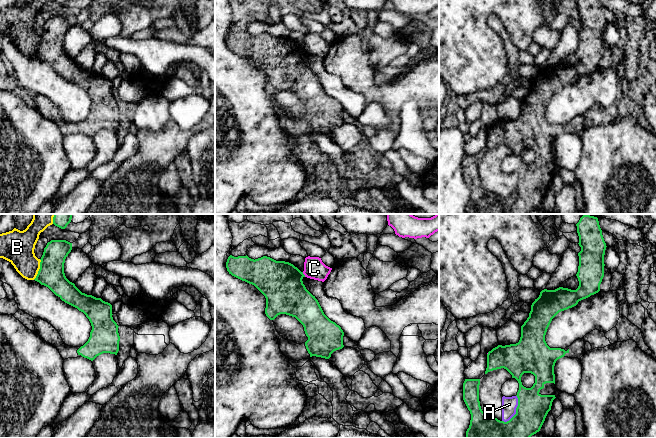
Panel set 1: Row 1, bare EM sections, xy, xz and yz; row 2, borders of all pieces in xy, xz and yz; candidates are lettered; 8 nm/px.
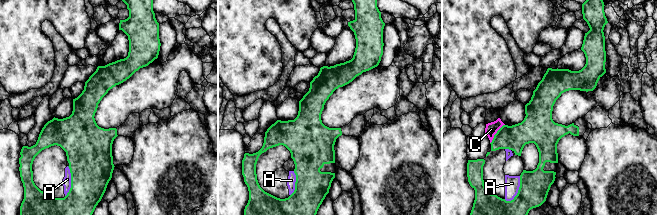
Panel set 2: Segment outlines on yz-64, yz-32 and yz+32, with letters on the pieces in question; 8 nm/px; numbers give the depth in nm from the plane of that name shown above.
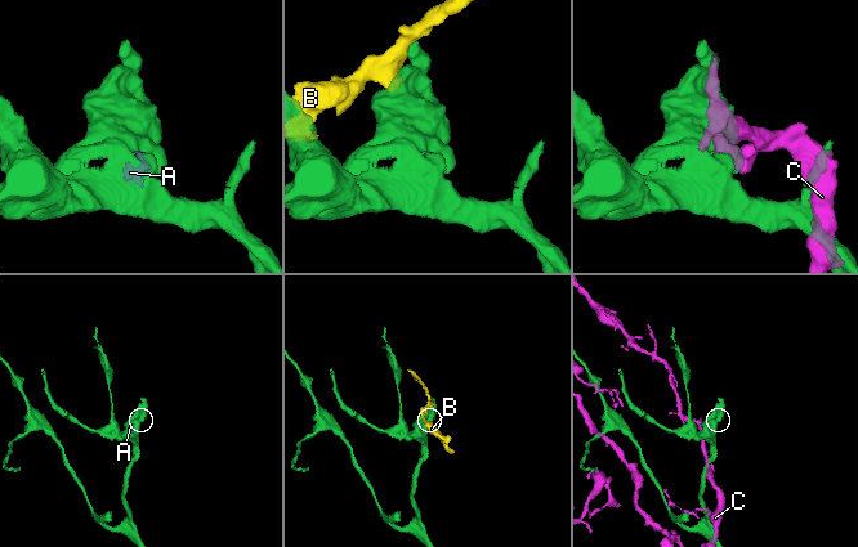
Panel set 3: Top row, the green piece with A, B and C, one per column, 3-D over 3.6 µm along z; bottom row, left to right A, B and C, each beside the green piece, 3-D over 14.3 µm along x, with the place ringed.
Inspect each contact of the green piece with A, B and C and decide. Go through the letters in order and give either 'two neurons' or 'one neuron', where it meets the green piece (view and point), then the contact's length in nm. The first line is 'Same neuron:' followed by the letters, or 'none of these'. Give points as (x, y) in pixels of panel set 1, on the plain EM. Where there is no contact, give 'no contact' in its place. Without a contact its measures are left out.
Same neuron: none of these
A: two neurons; meets green in yz at (516, 186); contact 240 nm long
B: two neurons; meets green in xy at (39, 45); contact 180 nm long
C: two neurons; meets green in xz at (303, 50); contact 50 nm long

